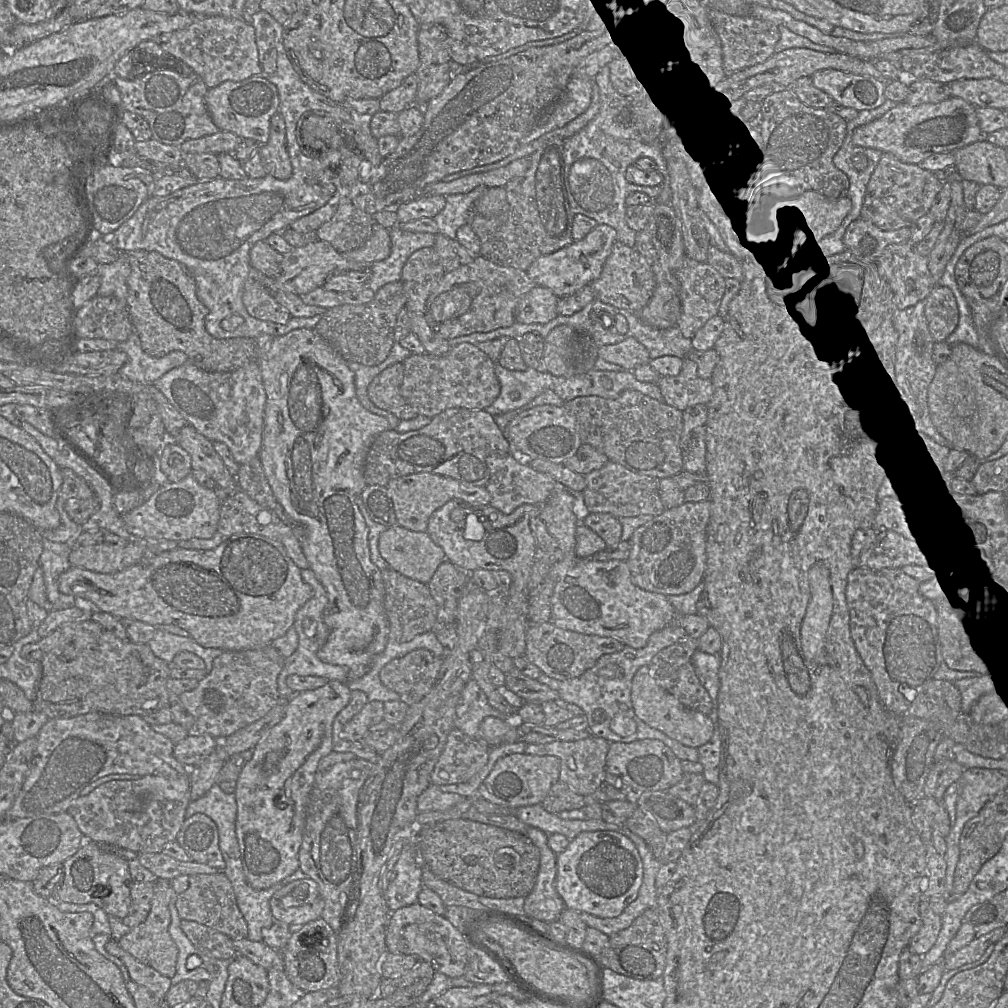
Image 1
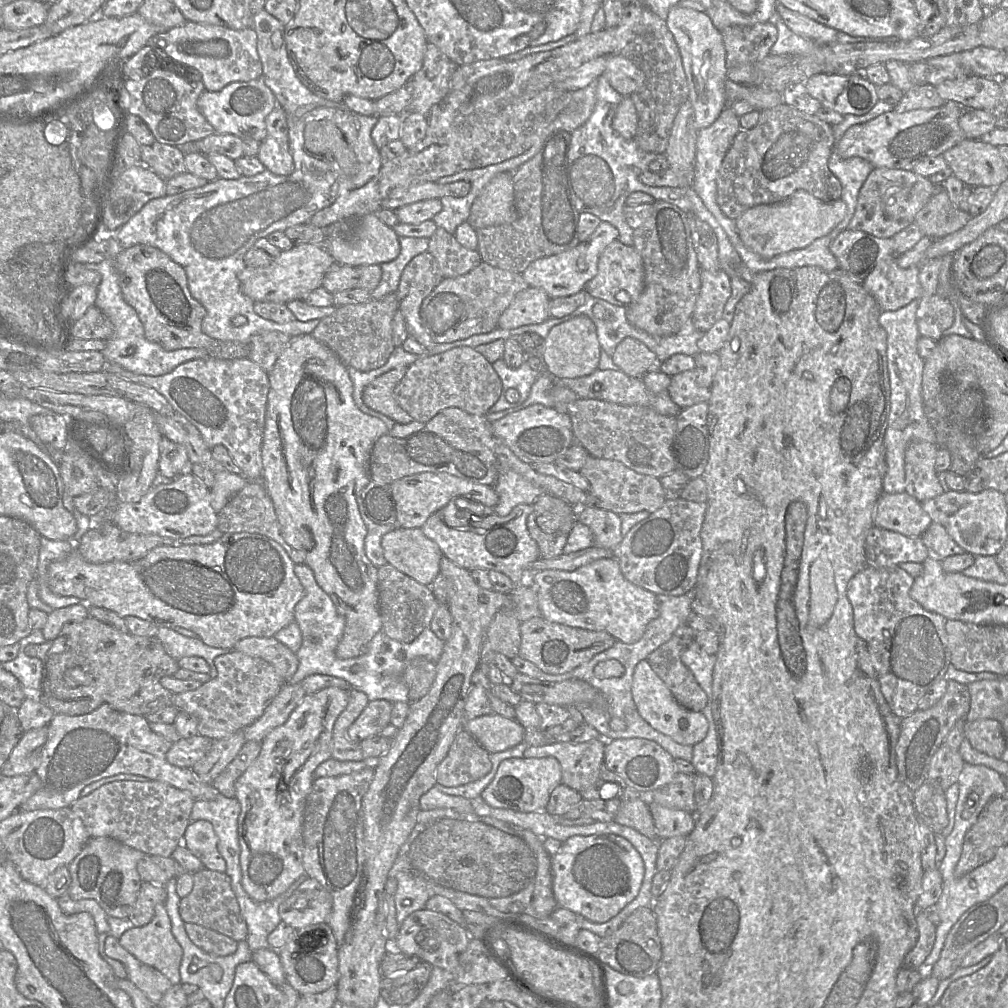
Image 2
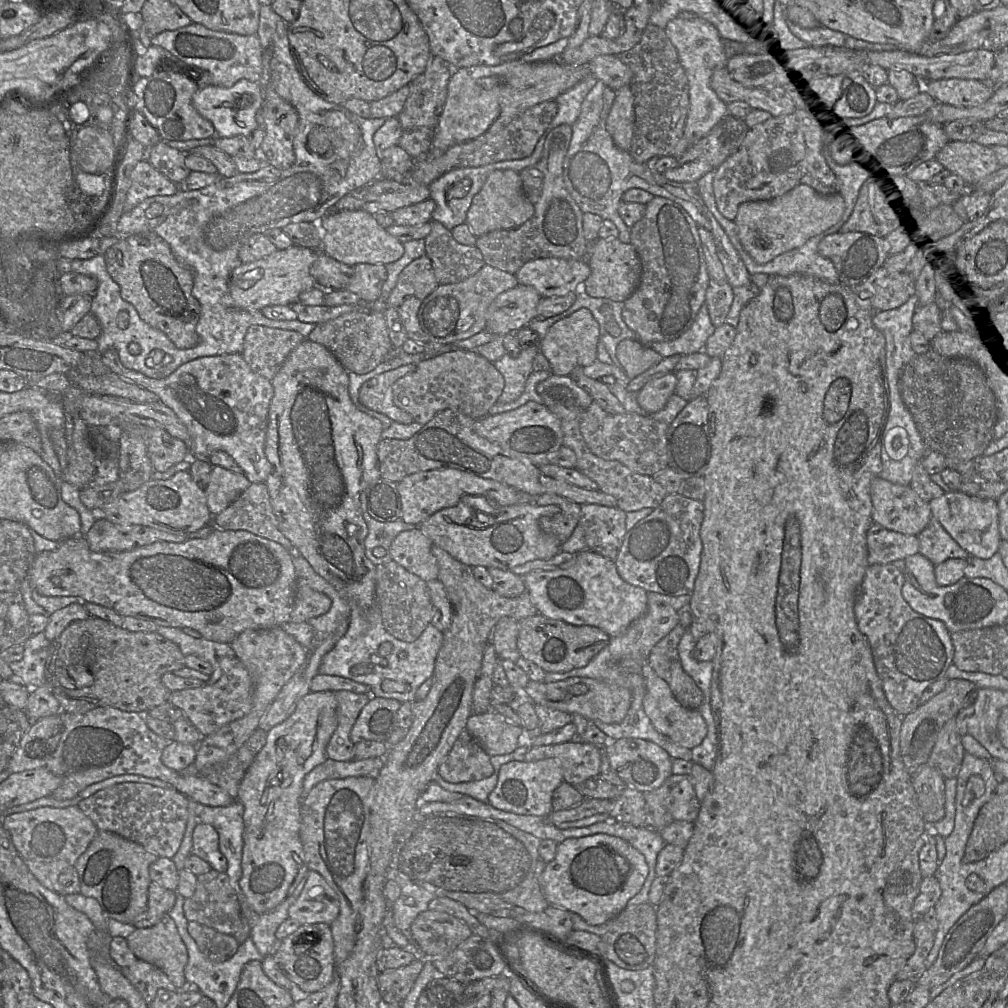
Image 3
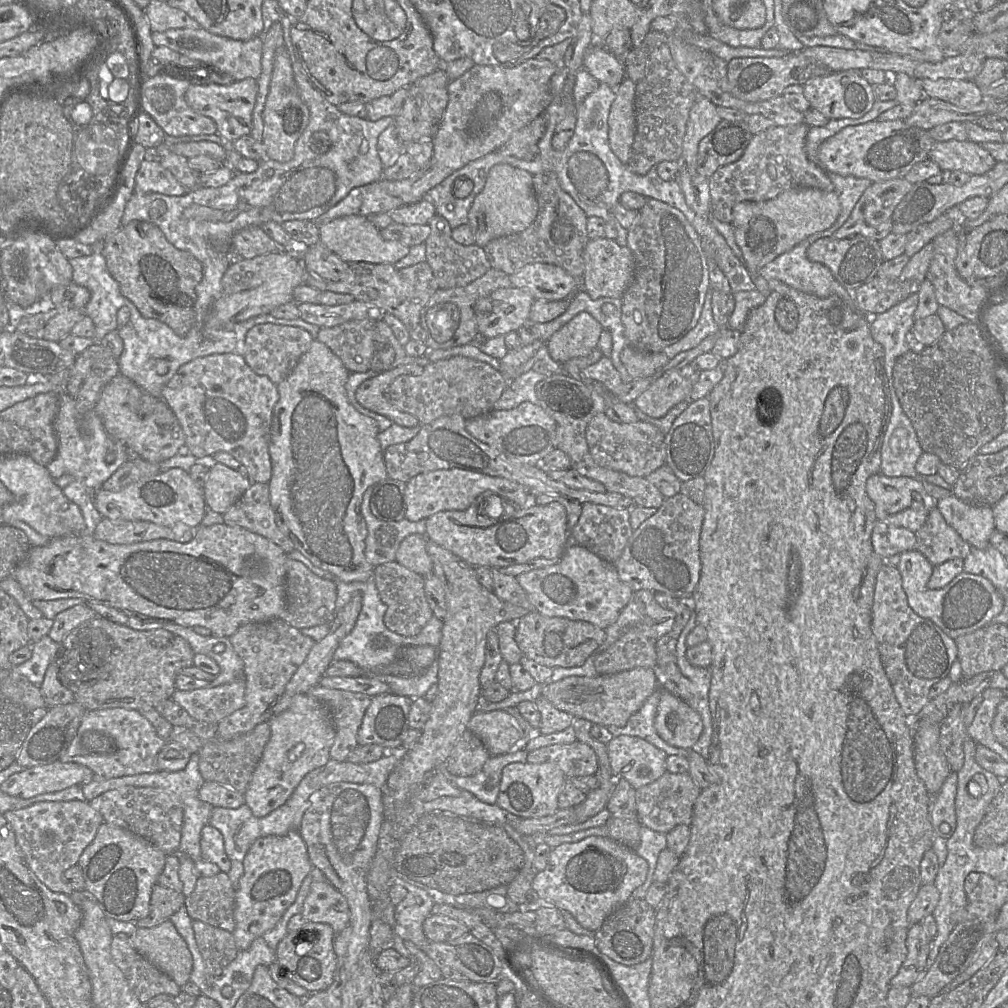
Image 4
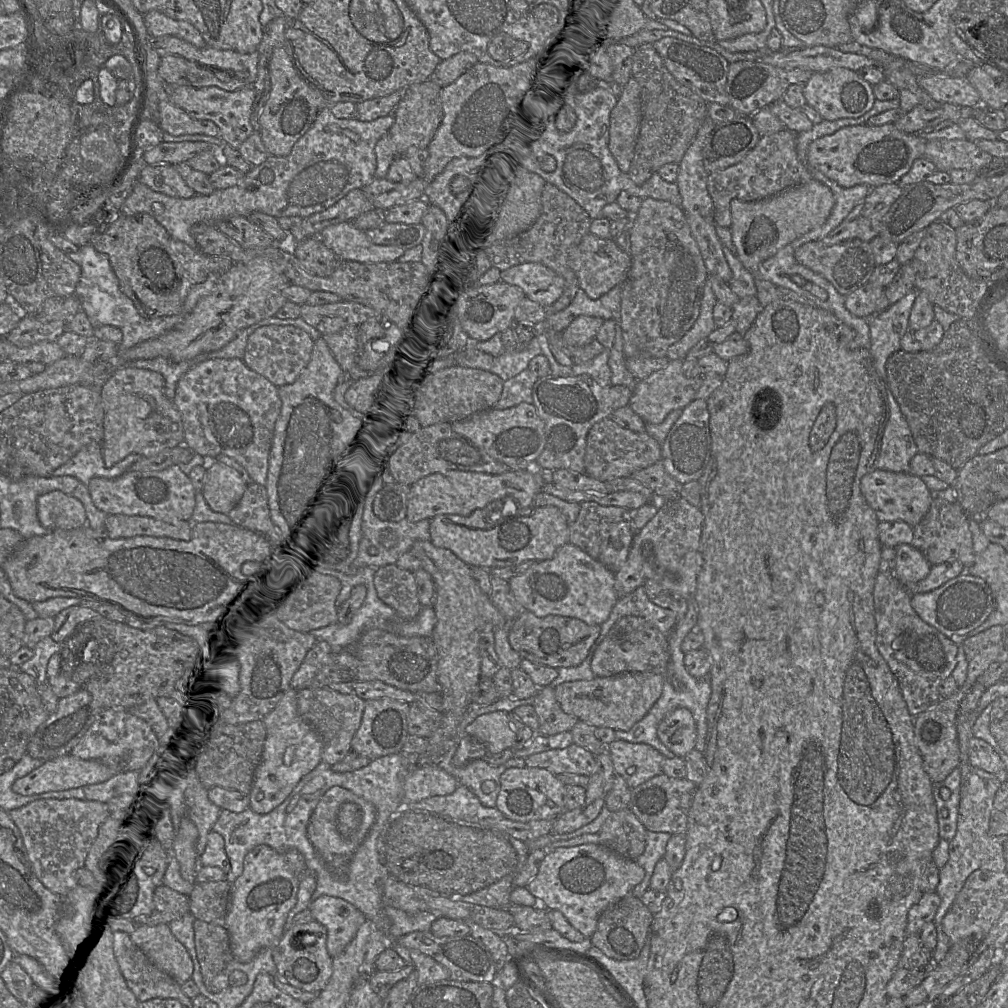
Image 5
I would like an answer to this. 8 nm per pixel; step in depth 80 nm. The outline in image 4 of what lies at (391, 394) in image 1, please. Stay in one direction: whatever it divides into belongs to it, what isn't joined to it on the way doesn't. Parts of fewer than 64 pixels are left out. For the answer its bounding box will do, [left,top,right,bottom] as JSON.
[355,364,423,428]

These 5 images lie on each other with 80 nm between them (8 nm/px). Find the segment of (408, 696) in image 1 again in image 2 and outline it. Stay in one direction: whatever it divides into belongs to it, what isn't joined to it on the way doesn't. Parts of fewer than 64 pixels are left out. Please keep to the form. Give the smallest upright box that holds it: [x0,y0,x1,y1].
[403,657,436,701]

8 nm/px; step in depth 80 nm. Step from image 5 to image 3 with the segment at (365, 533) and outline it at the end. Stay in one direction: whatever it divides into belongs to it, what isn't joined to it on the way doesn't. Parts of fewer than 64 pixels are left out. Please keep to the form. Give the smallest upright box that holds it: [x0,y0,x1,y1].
[360,491,418,566]

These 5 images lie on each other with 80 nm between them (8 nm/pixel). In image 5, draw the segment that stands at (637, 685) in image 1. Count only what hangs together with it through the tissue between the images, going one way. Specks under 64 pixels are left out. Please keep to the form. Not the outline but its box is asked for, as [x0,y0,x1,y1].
[658,707,697,757]

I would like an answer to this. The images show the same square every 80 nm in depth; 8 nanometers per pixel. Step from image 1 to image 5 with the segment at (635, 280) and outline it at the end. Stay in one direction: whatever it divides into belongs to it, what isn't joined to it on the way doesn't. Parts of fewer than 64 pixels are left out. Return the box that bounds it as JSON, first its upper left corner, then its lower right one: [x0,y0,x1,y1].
[568,233,631,300]

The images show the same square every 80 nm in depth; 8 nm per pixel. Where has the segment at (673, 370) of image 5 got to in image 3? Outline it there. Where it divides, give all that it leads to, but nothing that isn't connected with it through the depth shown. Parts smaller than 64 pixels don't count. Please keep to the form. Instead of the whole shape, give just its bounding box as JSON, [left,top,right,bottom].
[637,371,677,413]

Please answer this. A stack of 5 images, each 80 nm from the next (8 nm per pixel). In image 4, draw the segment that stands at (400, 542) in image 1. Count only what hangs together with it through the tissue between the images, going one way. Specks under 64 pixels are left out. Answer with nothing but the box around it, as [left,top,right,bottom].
[395,534,433,576]

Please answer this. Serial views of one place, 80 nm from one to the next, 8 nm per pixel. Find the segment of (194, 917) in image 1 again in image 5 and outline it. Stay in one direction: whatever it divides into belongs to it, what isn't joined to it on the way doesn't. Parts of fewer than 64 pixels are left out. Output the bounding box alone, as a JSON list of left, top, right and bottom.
[188,879,231,926]

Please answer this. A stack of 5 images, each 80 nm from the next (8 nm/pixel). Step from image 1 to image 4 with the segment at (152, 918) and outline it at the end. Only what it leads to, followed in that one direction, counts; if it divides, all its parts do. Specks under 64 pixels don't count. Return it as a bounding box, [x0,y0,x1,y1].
[129,920,193,988]

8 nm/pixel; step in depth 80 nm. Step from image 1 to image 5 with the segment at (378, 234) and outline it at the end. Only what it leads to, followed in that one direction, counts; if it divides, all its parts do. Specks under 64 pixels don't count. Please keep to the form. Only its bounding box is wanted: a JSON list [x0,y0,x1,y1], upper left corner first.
[318,222,405,263]

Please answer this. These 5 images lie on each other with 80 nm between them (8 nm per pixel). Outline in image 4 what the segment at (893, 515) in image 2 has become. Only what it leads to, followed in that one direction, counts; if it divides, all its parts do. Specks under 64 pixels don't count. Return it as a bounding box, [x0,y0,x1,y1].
[866,473,937,533]

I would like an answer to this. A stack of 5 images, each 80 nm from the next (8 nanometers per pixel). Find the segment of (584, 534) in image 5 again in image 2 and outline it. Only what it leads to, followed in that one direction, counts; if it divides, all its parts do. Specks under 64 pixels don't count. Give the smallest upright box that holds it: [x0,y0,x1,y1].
[576,505,622,550]

